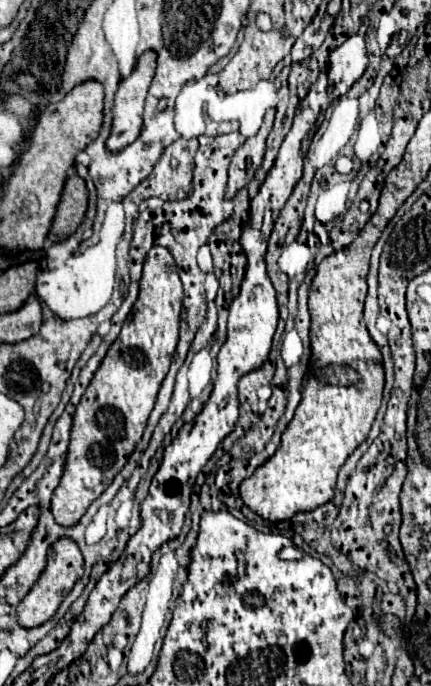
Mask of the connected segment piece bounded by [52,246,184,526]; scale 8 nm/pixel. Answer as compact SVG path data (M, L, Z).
M154 246L144 262L144 274L140 280L140 296L134 304L132 314L126 318L120 336L110 346L106 358L102 360L102 366L94 374L88 390L84 392L78 410L74 414L72 424L72 438L68 446L68 458L66 458L66 470L60 480L60 486L54 490L52 496L52 514L58 524L62 526L76 526L78 520L84 516L88 506L112 484L112 478L124 468L130 454L142 440L146 422L150 418L150 412L156 404L156 396L160 390L162 380L166 378L170 370L172 356L178 346L178 328L180 328L180 312L182 312L182 282L178 276L178 266L172 258L172 254L162 248Z

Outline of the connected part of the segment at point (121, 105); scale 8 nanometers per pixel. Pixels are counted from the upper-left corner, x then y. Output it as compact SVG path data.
M146 52L136 70L120 82L114 106L112 106L112 130L106 140L108 150L116 152L124 146L132 144L142 130L142 114L144 114L144 100L156 70L156 54Z

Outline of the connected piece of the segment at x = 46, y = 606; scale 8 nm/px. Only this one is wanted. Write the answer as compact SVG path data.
M62 538L58 540L50 552L48 552L48 566L42 572L42 576L38 578L38 582L34 584L34 588L26 594L26 598L20 602L18 606L18 622L24 628L36 628L46 624L56 610L60 608L62 600L72 592L74 584L84 576L84 556L78 548L78 544L70 538Z

